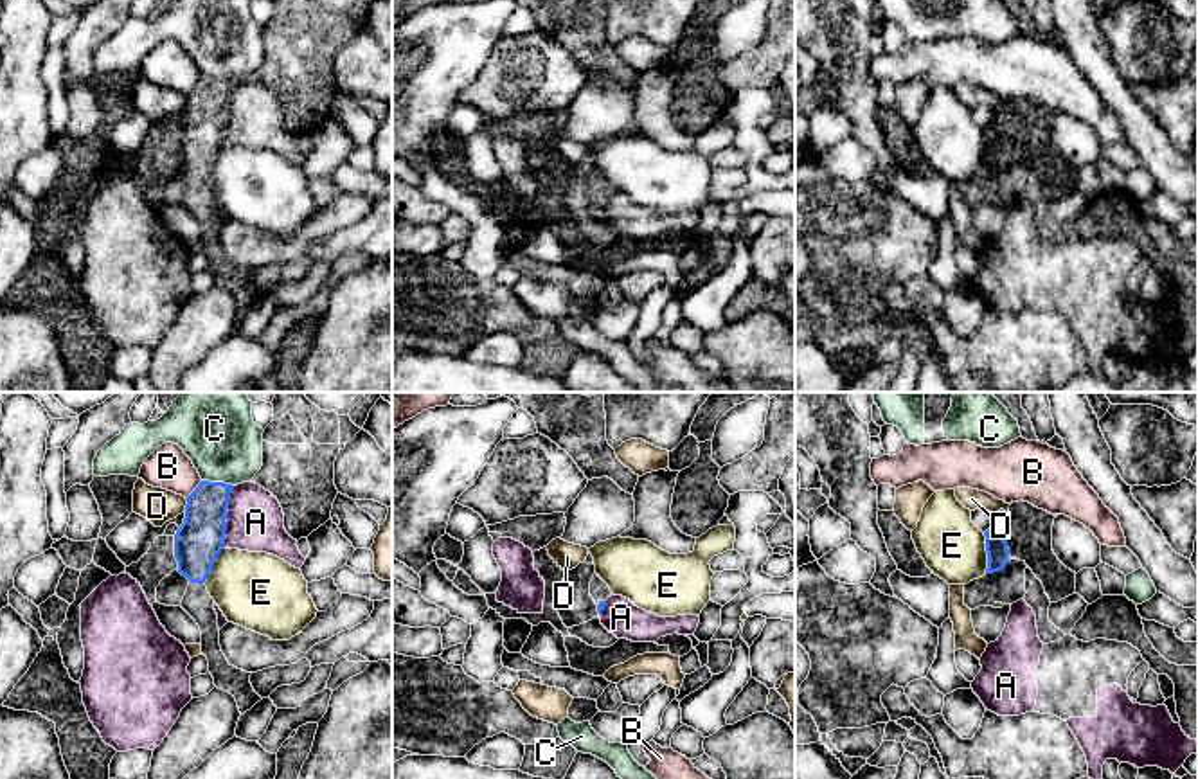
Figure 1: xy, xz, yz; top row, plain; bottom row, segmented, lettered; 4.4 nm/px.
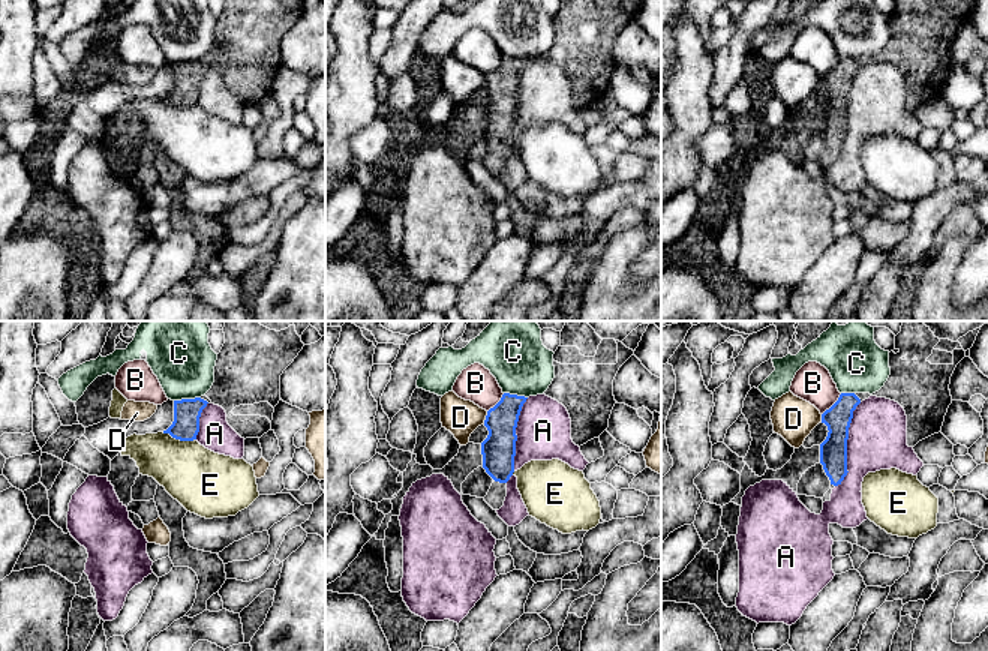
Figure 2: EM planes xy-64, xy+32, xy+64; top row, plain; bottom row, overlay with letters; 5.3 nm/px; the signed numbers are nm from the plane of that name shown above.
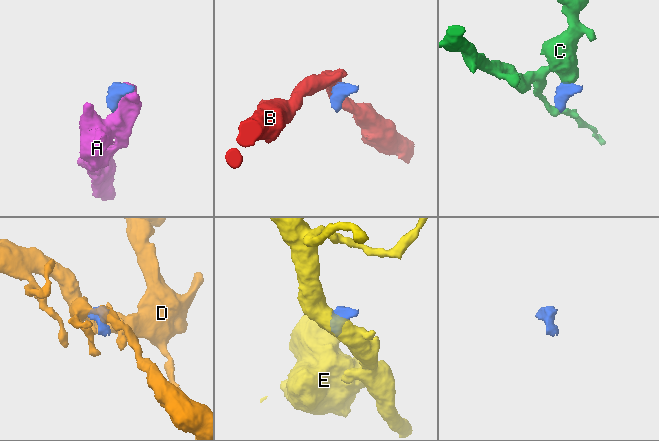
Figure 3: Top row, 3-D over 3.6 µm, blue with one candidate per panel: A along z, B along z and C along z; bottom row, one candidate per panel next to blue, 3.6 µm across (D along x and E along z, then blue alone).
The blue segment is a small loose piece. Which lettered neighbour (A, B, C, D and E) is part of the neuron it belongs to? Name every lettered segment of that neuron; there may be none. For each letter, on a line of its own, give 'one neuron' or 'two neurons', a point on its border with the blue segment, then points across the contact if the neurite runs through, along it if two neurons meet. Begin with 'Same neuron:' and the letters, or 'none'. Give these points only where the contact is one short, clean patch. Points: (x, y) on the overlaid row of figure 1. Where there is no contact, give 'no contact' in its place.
Same neuron: none
A: two neurons | xy (225, 517)
B: two neurons | xy (195, 490) | along xy (202, 481), (186, 499)
C: two neurons | xy (218, 483) | along xy (202, 479), (232, 486)
D: two neurons | xy (187, 504) | along xy (184, 499), (186, 510)
E: two neurons | yz (986, 551) | along yz (983, 533), (986, 573)

